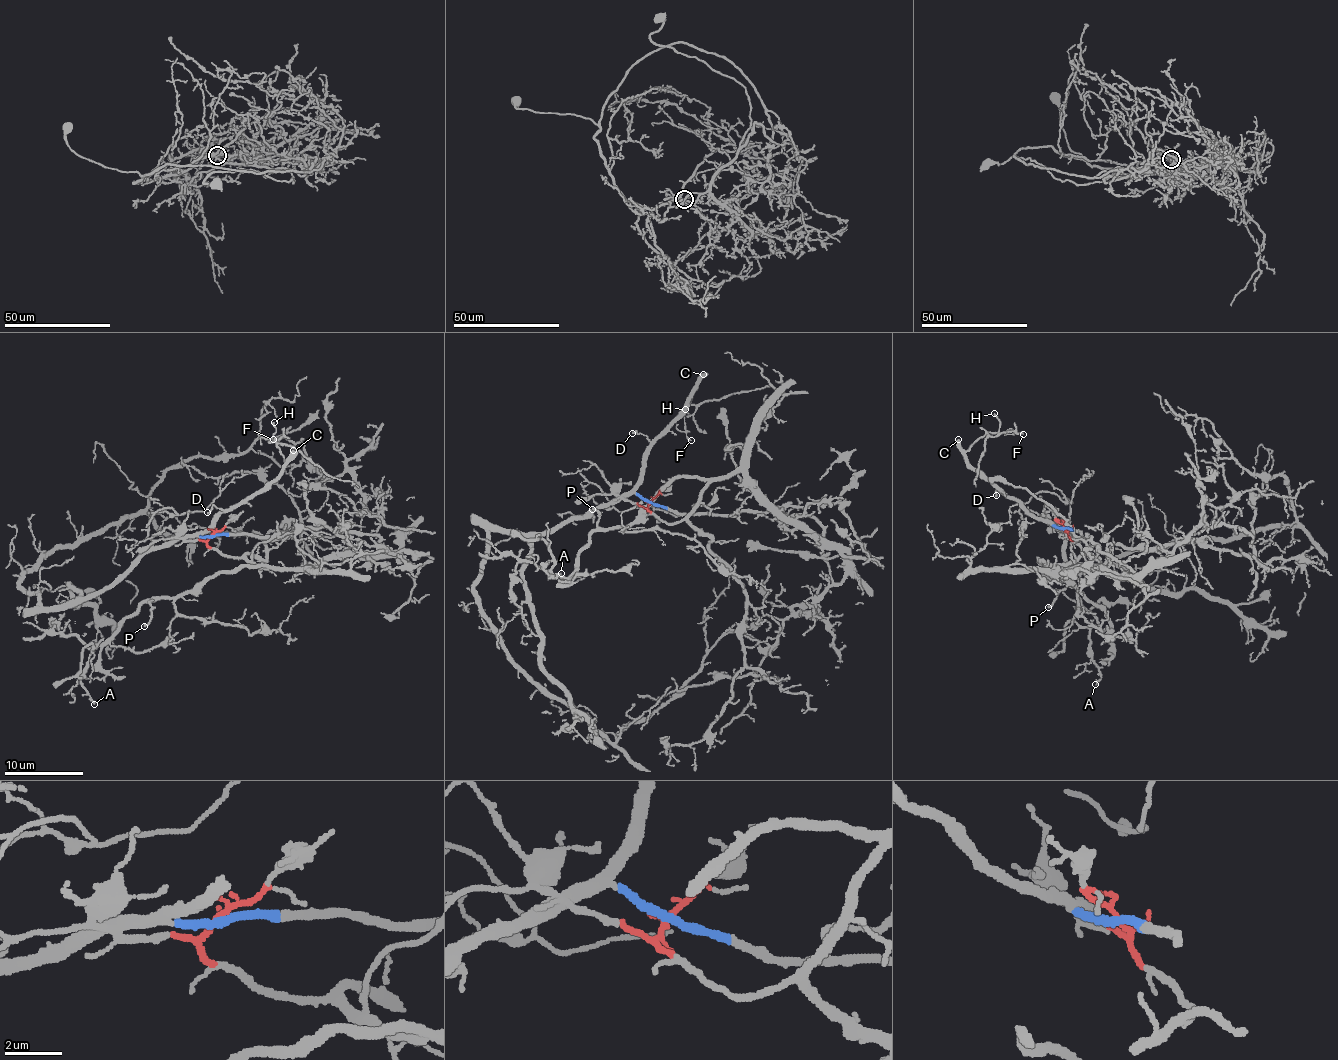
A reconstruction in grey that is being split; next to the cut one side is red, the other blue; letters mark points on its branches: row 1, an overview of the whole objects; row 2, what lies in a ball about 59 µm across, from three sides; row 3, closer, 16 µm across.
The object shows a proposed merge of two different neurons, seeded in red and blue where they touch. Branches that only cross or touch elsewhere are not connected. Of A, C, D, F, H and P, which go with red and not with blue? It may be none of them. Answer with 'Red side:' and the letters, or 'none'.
Red side: A, P

